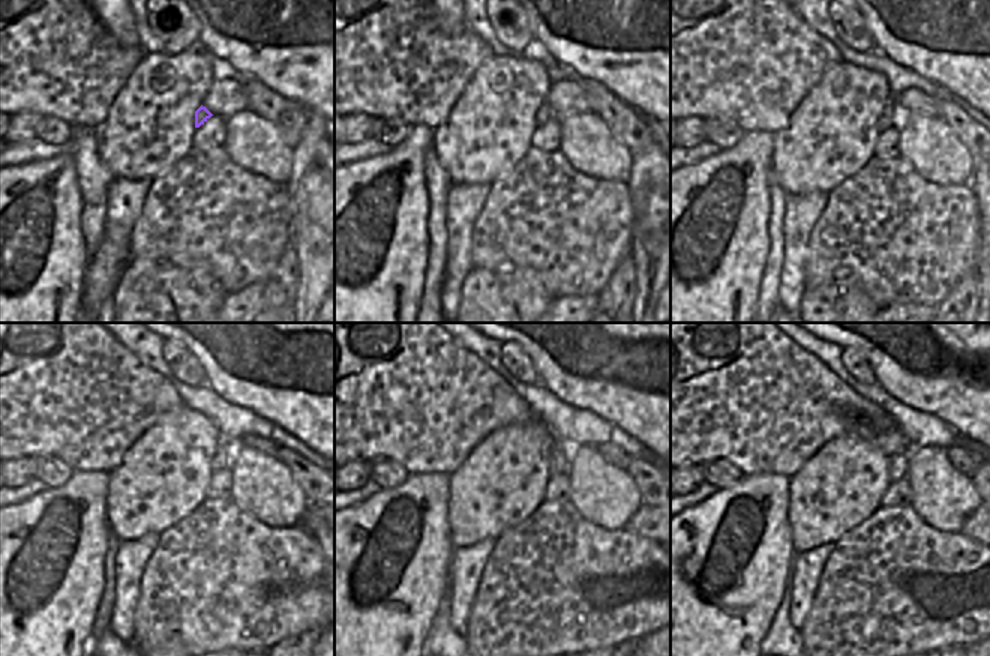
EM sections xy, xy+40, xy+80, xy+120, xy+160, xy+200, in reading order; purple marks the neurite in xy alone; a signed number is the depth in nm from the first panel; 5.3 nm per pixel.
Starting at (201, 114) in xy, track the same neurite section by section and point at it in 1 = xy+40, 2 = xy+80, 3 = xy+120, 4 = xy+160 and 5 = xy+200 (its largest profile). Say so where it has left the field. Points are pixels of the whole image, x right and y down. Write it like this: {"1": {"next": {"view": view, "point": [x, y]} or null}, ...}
{"1": {"next": {"view": "xy+40", "point": [543, 114]}}, "2": {"next": {"view": "xy+80", "point": [891, 116]}}, "3": {"next": {"view": "xy+120", "point": [225, 449]}}, "4": {"next": {"view": "xy+160", "point": [560, 458]}}, "5": {"next": {"view": "xy+200", "point": [897, 464]}}}

